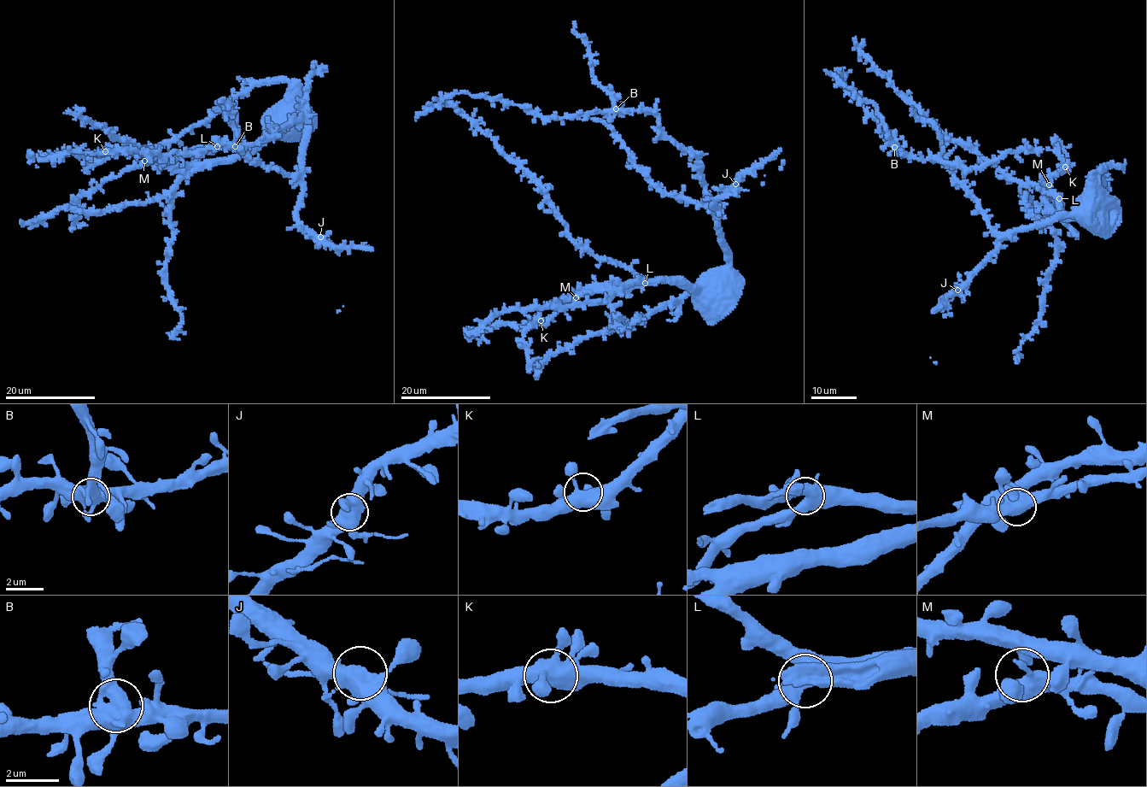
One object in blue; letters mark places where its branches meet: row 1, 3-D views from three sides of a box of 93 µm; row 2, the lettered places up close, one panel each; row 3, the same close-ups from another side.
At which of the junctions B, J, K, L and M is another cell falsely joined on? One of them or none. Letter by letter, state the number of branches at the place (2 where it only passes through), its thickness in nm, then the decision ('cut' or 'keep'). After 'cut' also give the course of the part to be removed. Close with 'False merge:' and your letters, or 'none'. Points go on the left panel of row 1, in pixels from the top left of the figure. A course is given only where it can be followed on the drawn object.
B: 5 branches meet; 600 nm thick; cut; foreign part runs (235, 146), (236, 136), (227, 114), (230, 106), (222, 98)
J: 4 branches meet; 500 nm thick; keep
K: 5 branches meet; 480 nm thick; keep
L: 5 branches meet; 480 nm thick; keep
M: 4 branches meet; 440 nm thick; keep
False merge: B

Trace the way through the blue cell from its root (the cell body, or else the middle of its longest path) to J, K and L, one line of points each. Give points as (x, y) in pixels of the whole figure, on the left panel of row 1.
J: (290, 122), (297, 122), (307, 134), (302, 143), (303, 193), (296, 212), (297, 219), (308, 231), (320, 237)
K: (290, 122), (297, 122), (298, 132), (266, 136), (244, 153), (197, 163), (167, 164), (105, 151)
L: (290, 122), (297, 122), (298, 132), (266, 136), (257, 143), (241, 148), (217, 146)

